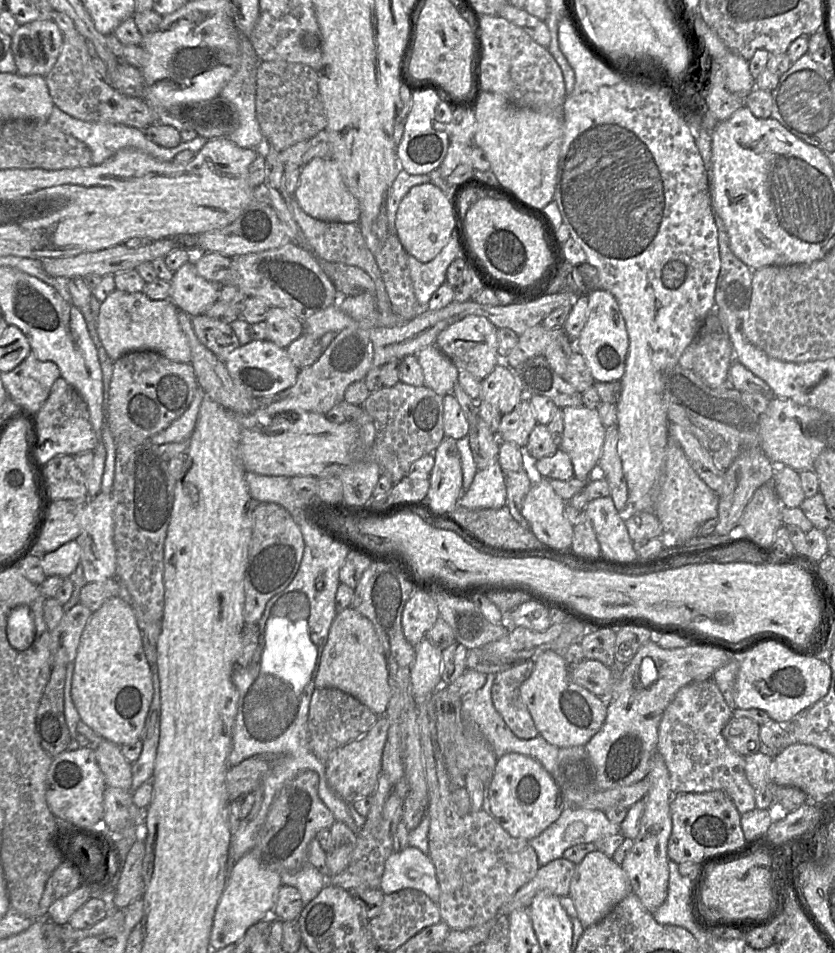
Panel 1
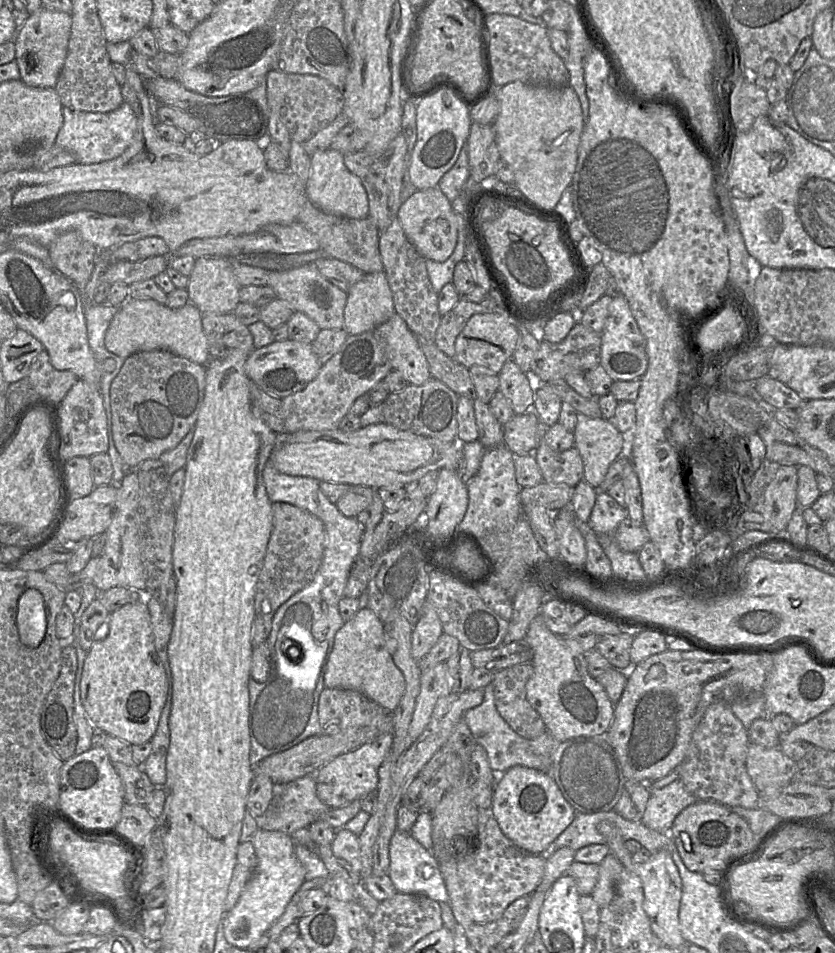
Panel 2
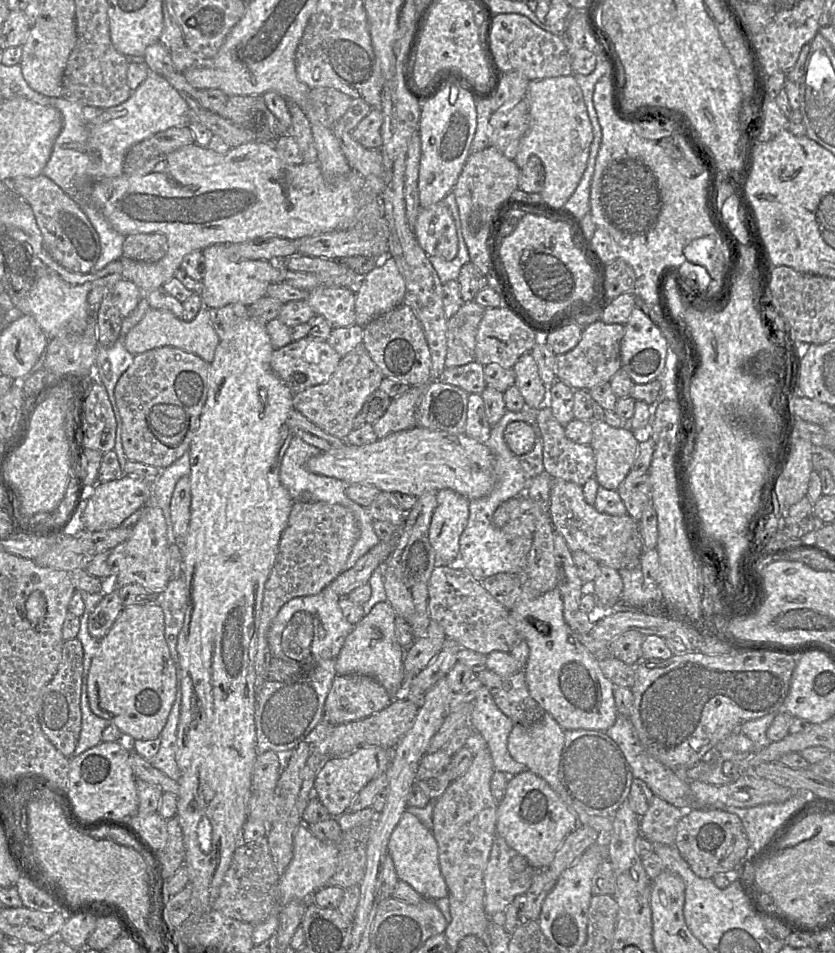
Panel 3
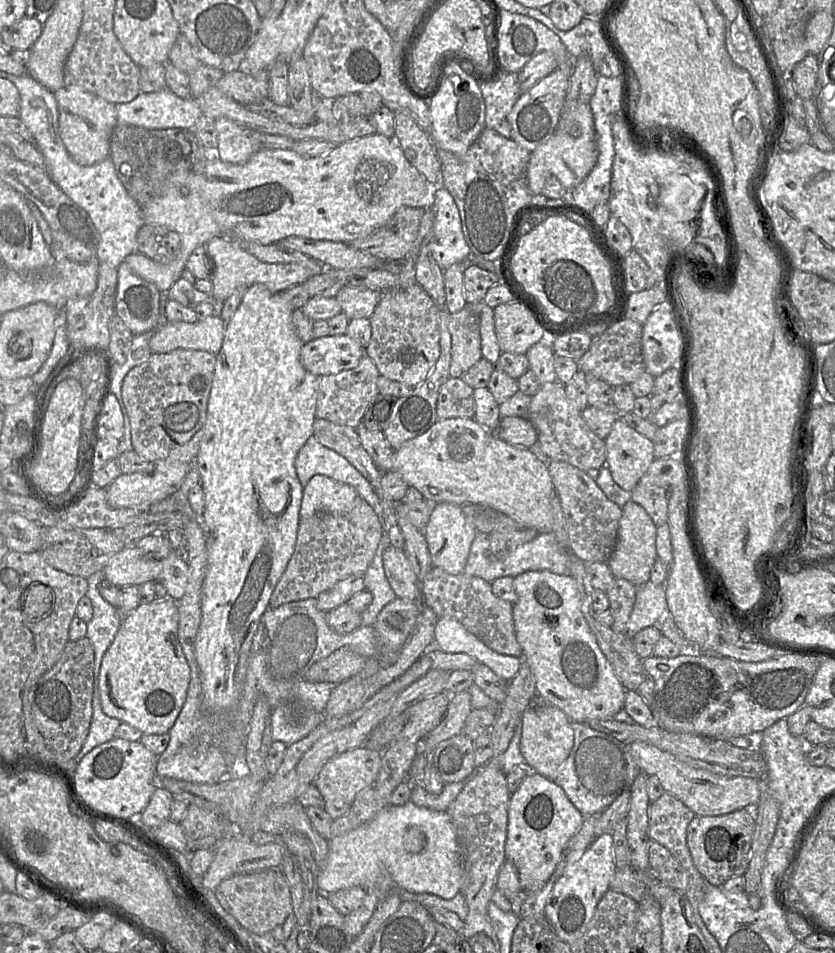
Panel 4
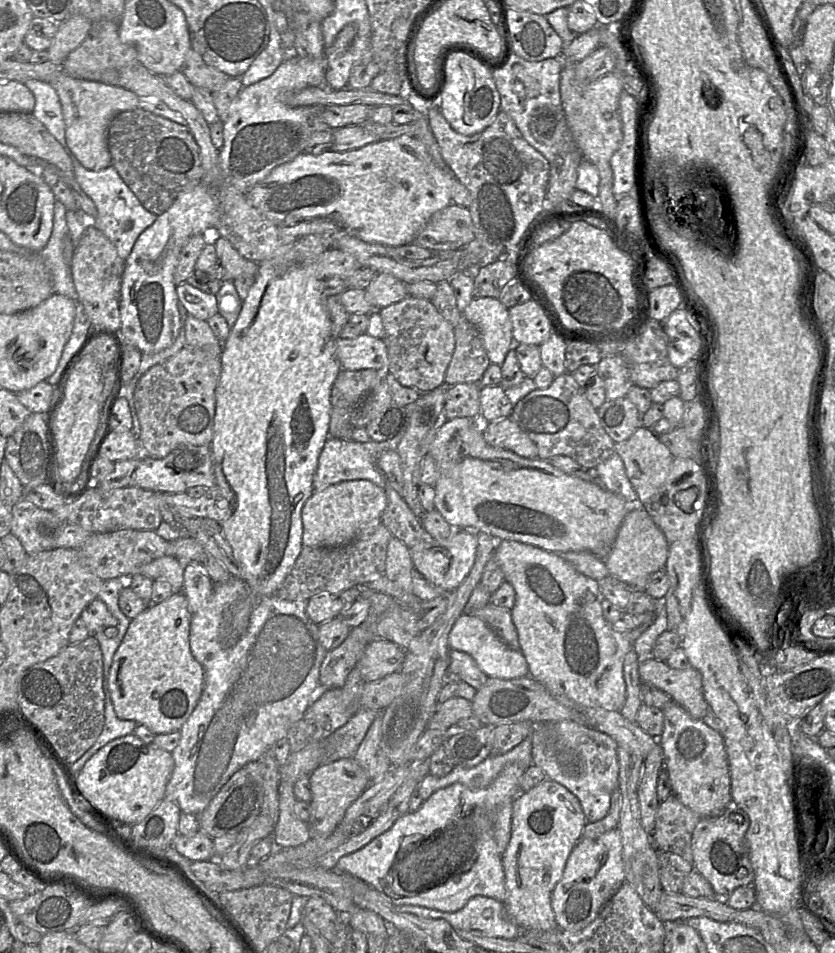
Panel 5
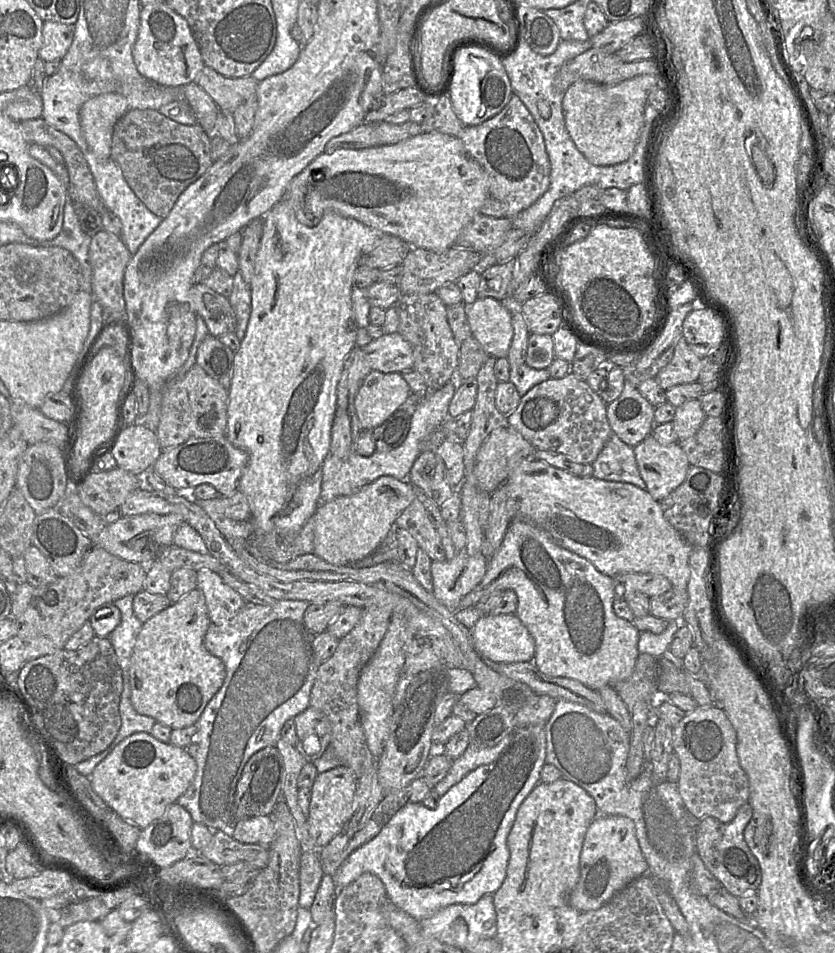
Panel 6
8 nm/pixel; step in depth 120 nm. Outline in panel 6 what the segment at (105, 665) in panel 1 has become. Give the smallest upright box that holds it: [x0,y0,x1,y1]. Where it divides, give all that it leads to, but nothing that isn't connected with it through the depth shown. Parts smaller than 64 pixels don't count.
[128,589,226,729]

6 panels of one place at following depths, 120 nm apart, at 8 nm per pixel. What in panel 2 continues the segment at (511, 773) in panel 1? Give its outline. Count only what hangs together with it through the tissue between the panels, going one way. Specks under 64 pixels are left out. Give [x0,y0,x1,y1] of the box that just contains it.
[491,766,575,855]

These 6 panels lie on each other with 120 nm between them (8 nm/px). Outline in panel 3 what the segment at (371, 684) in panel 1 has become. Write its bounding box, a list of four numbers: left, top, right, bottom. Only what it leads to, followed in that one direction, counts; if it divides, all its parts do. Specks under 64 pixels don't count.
[336,601,406,700]

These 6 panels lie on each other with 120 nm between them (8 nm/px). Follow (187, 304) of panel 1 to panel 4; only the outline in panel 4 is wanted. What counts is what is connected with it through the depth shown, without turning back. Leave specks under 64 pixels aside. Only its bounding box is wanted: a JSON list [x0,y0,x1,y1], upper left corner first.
[206,237,327,302]

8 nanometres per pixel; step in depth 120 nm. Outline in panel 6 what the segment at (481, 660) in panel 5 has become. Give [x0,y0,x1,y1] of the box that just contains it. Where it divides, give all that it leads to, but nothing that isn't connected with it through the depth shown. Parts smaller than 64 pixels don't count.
[470,614,534,662]

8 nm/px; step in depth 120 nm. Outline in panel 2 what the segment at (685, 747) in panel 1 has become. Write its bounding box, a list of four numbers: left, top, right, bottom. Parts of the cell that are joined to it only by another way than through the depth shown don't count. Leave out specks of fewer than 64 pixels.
[649,702,758,808]

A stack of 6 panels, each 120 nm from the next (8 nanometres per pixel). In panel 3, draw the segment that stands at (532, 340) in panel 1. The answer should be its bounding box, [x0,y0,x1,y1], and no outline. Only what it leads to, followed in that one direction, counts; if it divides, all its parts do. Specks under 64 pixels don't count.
[556,320,625,389]

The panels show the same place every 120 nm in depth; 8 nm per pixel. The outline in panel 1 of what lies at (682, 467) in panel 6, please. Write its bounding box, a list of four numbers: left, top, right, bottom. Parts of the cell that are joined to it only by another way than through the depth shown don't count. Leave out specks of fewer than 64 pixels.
[560,406,606,480]

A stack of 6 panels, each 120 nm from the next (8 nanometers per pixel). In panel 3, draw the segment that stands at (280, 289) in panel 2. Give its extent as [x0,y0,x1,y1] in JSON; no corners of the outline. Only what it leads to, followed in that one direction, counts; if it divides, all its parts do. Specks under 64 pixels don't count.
[306,287,356,328]

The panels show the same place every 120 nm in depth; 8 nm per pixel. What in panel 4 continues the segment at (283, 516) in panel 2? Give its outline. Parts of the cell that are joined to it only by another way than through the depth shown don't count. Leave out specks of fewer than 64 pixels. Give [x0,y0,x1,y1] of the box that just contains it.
[269,500,383,608]

